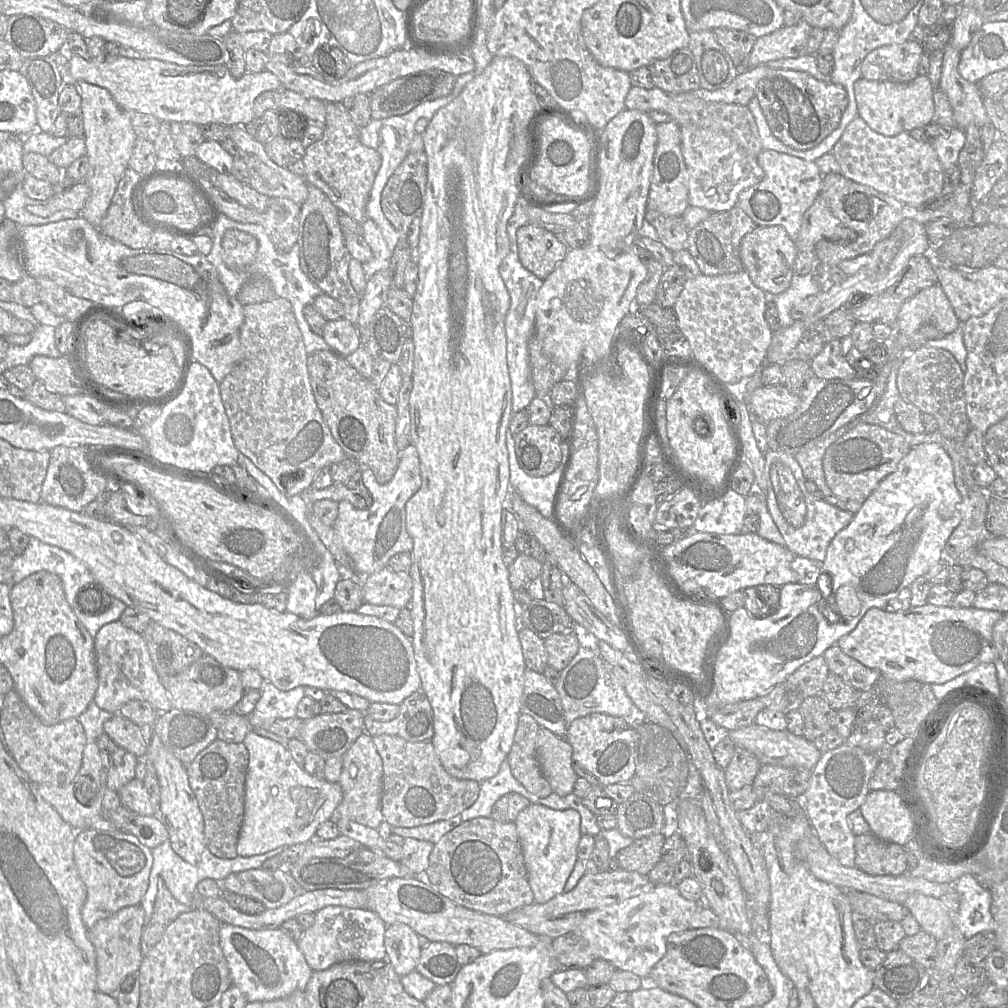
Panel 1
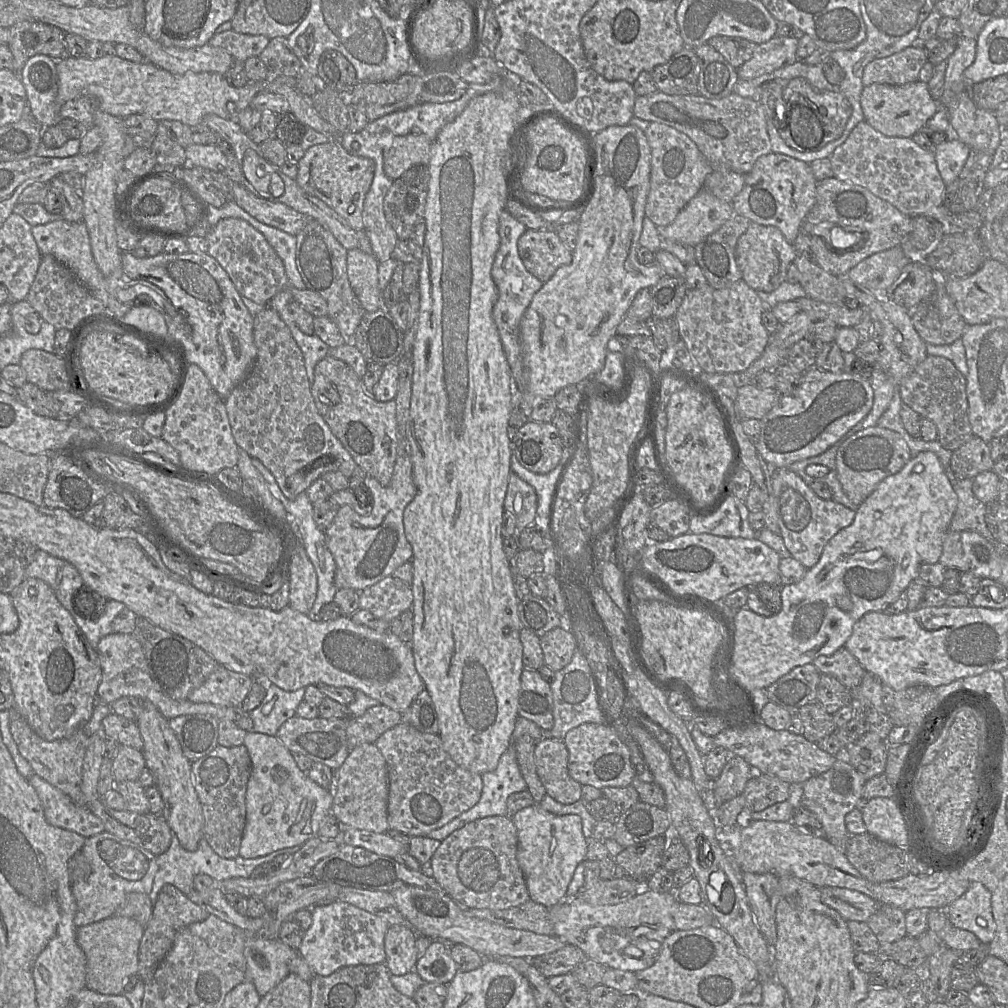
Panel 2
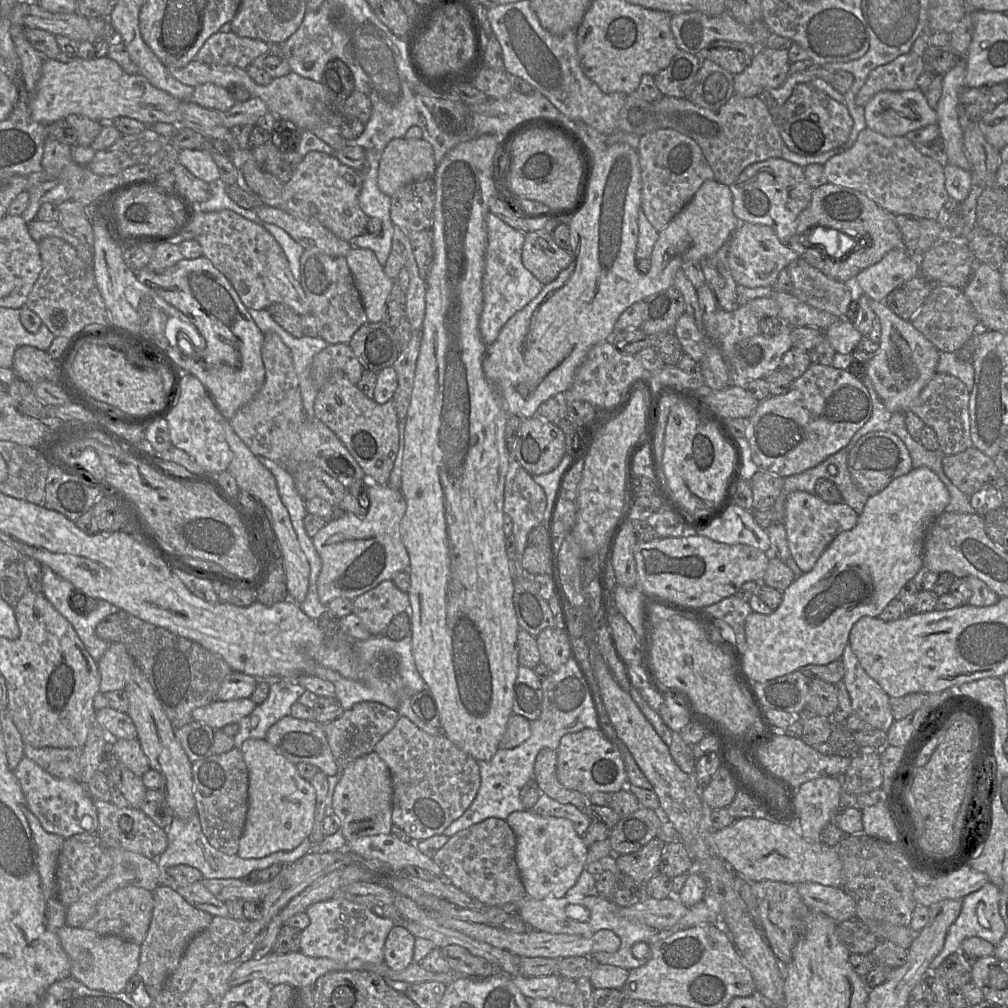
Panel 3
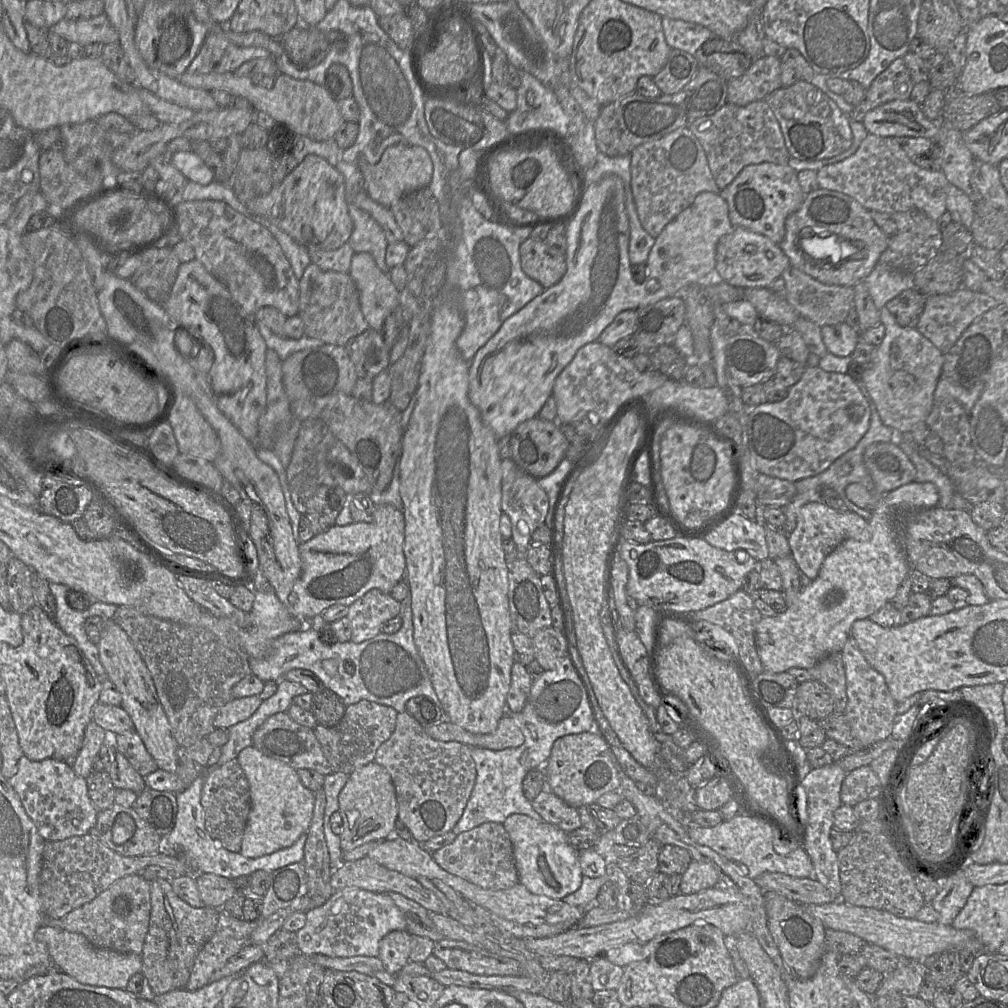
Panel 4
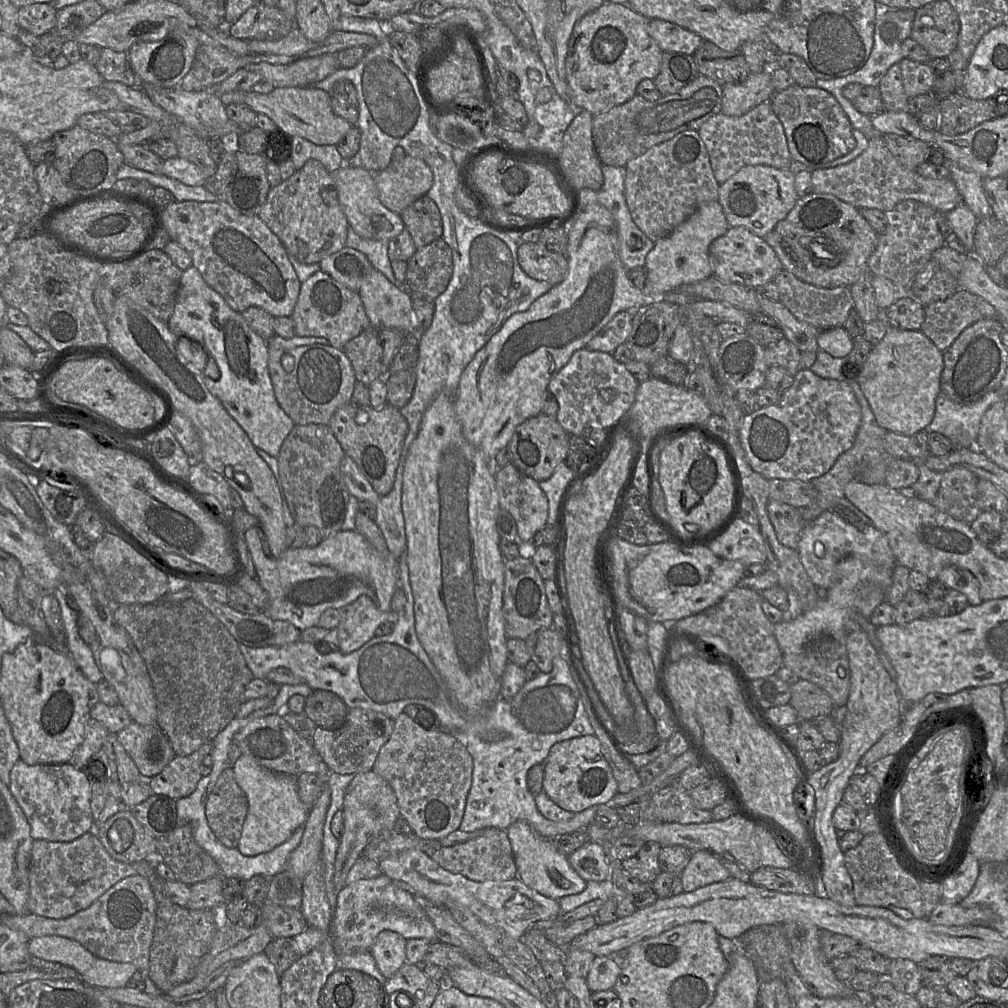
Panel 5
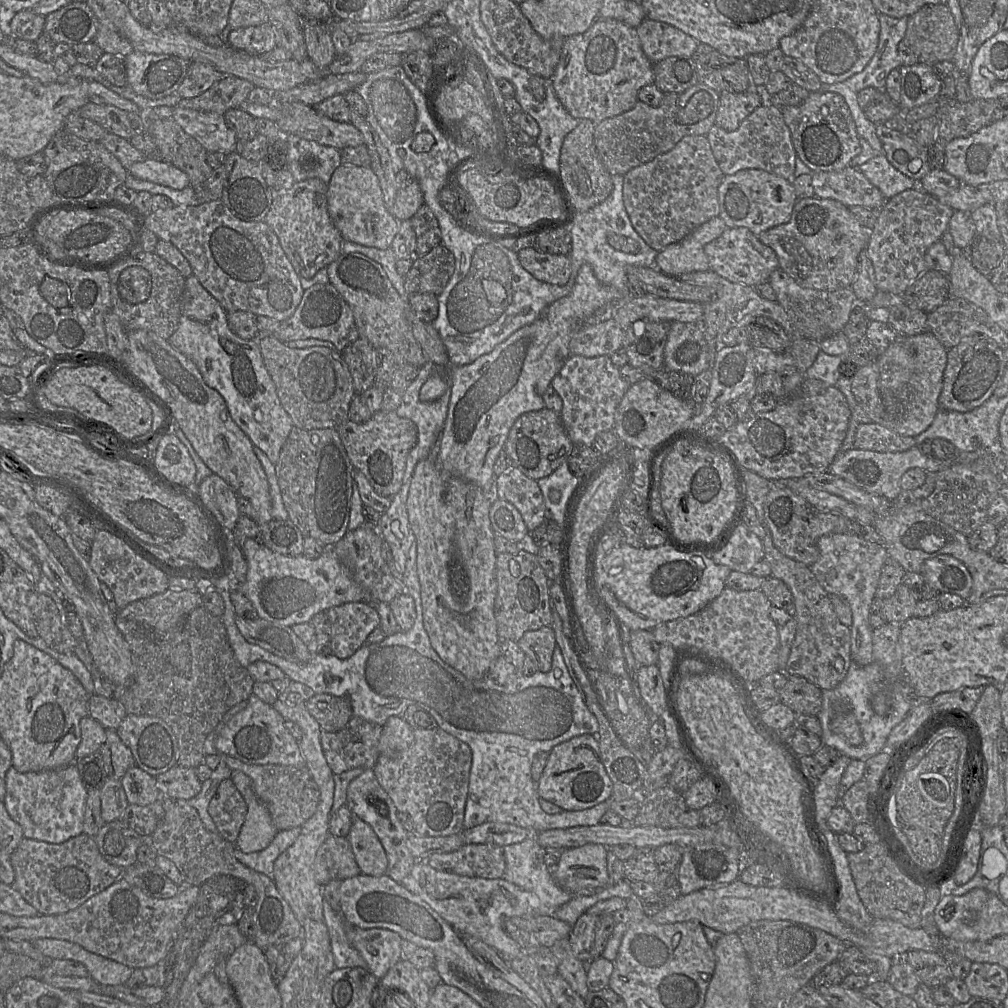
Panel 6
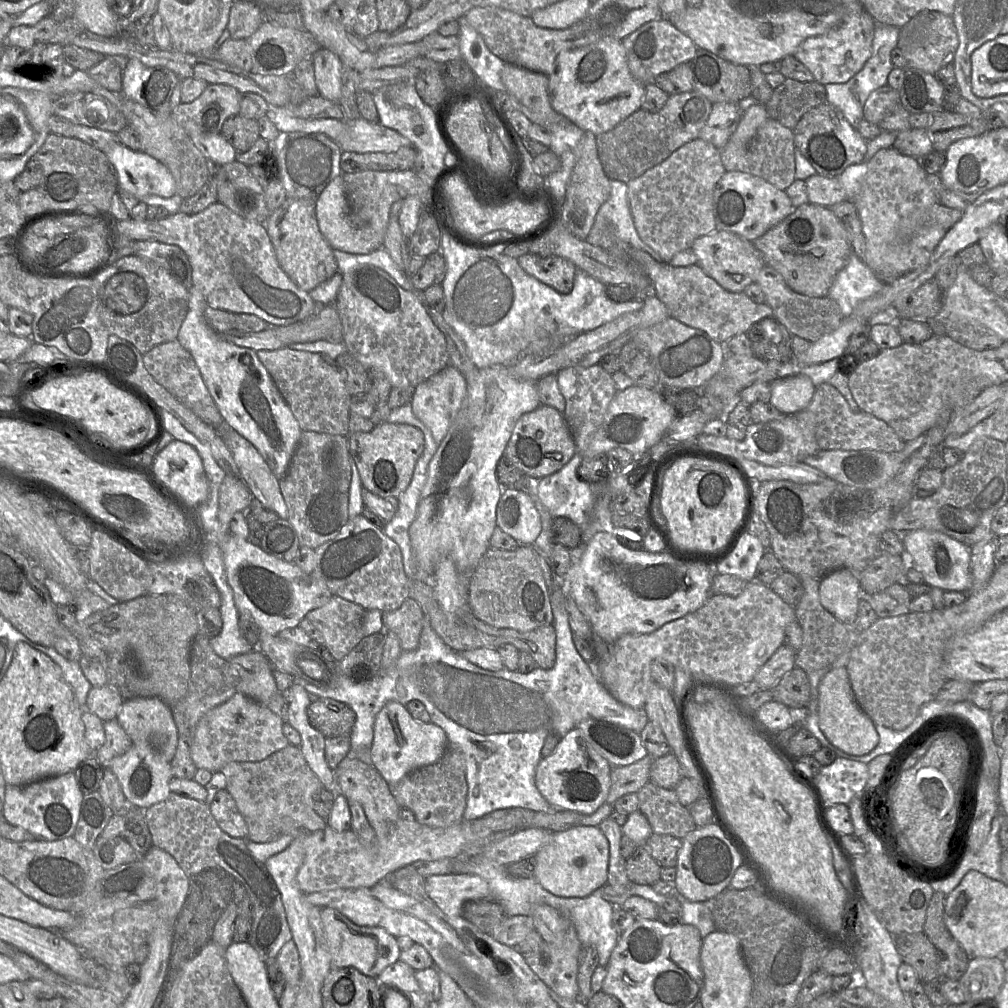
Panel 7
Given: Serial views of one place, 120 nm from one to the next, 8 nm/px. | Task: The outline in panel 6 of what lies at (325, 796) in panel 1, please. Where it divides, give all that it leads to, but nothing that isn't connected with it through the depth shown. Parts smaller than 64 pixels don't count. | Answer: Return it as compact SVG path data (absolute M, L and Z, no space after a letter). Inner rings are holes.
M233 771L231 779L247 804L245 821L234 845L243 853L262 851L279 831L266 805L255 794L252 780L241 771Z

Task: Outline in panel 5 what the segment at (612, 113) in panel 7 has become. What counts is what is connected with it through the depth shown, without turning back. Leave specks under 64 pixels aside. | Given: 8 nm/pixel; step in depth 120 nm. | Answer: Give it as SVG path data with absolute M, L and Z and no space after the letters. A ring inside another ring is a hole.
M604 1L598 9L586 14L575 24L568 42L565 67L572 105L576 109L587 111L595 117L632 99L642 80L654 80L658 76L663 51L648 33L649 21L629 5Z

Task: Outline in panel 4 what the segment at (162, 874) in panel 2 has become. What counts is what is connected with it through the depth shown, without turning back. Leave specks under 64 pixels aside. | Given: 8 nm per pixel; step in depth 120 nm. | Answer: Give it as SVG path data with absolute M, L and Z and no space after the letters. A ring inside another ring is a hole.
M201 773L184 791L176 794L177 814L173 830L165 838L162 853L174 856L174 847L180 847L197 873L211 873L233 880L240 876L249 876L257 870L274 872L287 865L303 862L304 847L308 832L304 833L290 847L283 848L259 858L247 858L240 852L231 852L222 847L219 841L214 841L205 828L204 811L201 804L201 794L204 784L204 773Z

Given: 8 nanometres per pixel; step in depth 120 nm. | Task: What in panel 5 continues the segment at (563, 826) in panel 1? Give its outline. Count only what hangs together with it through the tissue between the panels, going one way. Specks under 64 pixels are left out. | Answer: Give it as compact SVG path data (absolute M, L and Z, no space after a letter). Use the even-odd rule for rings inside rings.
M518 820L505 831L513 851L517 877L529 888L556 900L564 896L579 894L585 889L587 881L572 868L567 856L555 847L551 839L541 836L530 823Z

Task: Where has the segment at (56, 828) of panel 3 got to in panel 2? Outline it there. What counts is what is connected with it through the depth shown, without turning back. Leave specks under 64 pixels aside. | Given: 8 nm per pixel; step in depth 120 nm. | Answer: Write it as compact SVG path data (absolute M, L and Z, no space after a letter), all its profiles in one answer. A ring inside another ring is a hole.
M34 773L27 780L38 795L48 824L85 838L105 831L102 820L86 806L74 803L68 795Z

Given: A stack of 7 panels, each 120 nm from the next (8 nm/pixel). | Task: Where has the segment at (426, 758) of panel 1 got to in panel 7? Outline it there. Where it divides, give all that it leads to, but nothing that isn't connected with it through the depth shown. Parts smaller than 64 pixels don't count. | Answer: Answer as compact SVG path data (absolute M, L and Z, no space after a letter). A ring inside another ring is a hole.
M449 747L444 756L436 763L418 768L394 785L390 791L402 809L414 812L415 820L433 828L446 828L464 820L468 785L466 764L463 755Z

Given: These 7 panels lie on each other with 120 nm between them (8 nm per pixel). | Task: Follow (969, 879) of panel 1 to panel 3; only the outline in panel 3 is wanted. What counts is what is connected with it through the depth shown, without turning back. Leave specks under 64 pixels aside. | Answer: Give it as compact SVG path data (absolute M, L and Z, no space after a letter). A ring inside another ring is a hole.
M987 883L978 891L972 892L962 900L962 908L959 916L949 927L942 951L932 960L929 965L929 972L938 969L941 963L951 954L959 955L963 940L970 937L982 938L995 947L1005 935L1005 923L999 911L1000 890L992 883Z

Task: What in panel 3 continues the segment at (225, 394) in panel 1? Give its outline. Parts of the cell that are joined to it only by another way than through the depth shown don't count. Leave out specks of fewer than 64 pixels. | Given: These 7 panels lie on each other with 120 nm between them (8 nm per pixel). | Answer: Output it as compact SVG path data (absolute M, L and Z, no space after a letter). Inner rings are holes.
M276 333L264 334L262 360L265 380L257 395L240 407L230 419L236 434L255 455L281 464L289 473L301 462L310 462L340 481L345 487L363 479L365 472L340 438L321 420L307 419L291 351Z

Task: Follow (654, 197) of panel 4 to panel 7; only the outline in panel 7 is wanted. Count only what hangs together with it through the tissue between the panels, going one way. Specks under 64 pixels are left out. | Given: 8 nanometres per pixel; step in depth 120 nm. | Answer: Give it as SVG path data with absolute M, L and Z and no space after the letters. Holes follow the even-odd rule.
M697 138L627 183L627 198L636 231L664 262L669 263L678 252L691 249L695 239L717 230L713 193L725 172L720 150Z

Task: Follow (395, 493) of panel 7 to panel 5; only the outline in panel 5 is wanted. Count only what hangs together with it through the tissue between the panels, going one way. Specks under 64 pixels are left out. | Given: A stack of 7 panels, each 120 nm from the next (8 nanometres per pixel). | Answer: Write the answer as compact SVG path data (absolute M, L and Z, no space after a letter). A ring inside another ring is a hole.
M349 402L335 411L329 426L345 454L356 462L373 489L380 496L389 493L394 485L396 469L408 432L408 422L400 410L388 403L381 407L372 407Z

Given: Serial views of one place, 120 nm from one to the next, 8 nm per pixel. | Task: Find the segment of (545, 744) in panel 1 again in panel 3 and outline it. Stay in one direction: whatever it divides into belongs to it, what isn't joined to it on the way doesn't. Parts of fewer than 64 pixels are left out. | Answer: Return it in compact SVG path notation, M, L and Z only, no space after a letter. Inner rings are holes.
M549 748L542 749L535 760L533 779L541 792L561 804L572 804L585 811L589 803L584 794L565 788L556 776L557 753Z

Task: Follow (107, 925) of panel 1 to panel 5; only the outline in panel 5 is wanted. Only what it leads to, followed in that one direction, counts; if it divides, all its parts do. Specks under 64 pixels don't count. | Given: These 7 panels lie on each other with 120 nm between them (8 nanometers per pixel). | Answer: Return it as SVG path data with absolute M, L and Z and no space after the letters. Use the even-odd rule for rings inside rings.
M62 936L32 938L28 941L28 950L32 956L74 968L84 983L100 989L126 987L128 980L138 970L133 963L115 962L97 957L79 942Z

